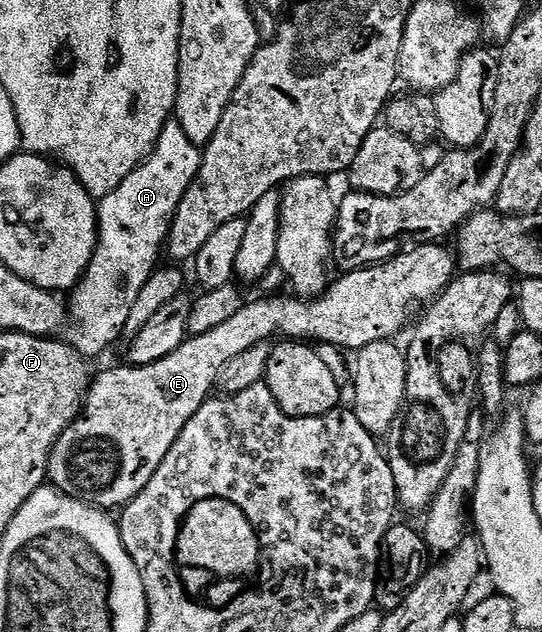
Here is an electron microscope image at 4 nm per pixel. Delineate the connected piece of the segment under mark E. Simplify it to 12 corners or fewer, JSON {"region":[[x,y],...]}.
{"region":[[443,244],[248,301],[153,364],[94,375],[50,485],[108,512],[153,480],[233,356],[358,352],[457,274]]}

